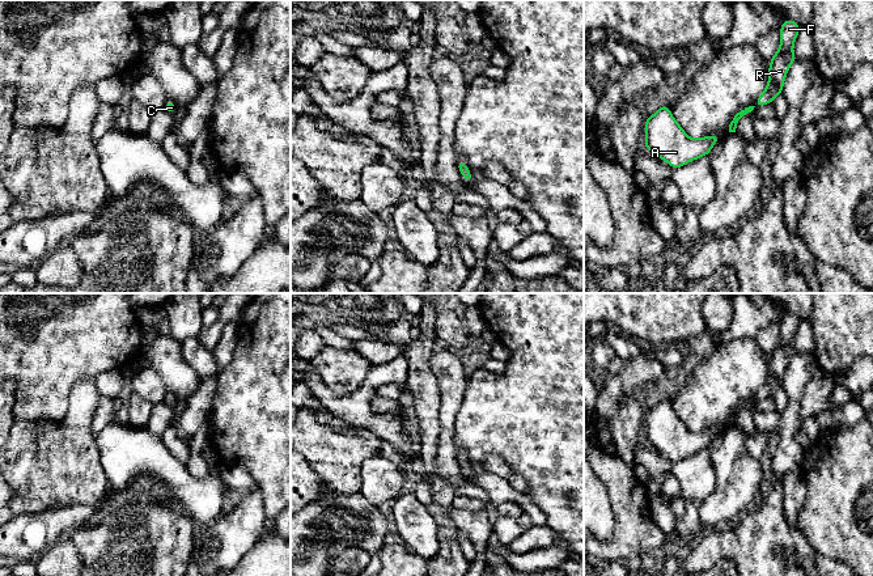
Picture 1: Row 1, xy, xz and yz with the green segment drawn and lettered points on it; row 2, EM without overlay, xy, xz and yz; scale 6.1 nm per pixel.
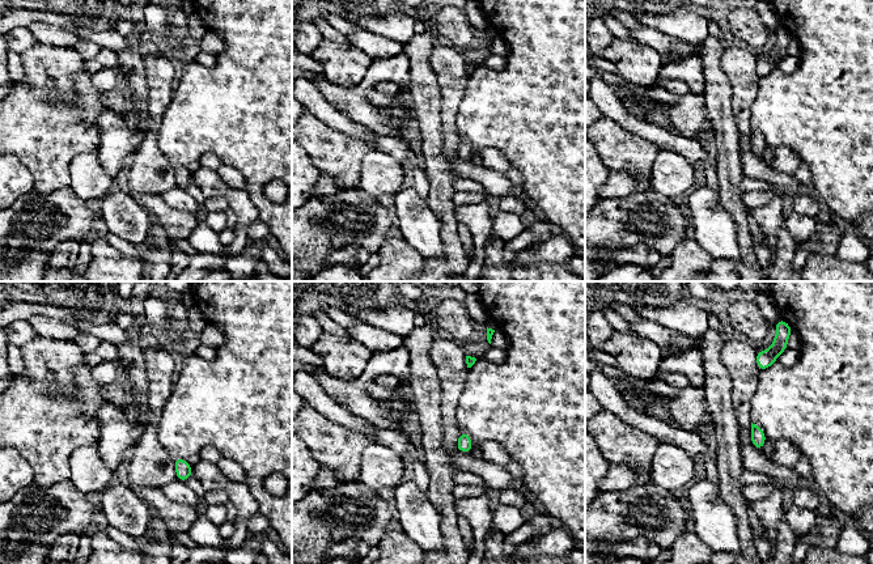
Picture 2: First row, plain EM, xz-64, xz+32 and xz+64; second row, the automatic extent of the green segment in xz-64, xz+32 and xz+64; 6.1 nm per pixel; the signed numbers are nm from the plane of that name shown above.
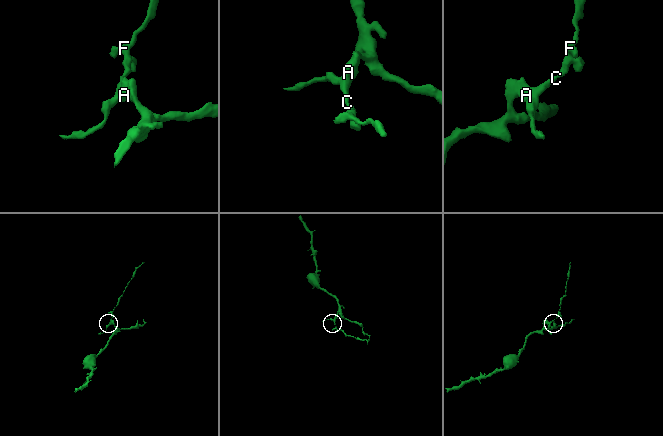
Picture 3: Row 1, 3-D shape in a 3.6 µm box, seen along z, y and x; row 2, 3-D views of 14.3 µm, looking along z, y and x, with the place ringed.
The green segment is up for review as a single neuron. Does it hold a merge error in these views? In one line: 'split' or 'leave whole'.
leave whole

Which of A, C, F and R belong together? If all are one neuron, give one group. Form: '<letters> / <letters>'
A C F R

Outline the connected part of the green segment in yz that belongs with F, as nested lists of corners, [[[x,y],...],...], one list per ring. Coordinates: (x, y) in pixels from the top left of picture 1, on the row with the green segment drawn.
[[[785,20],[780,26],[780,47],[771,58],[768,67],[767,88],[762,92],[754,106],[745,107],[737,111],[729,124],[729,132],[736,132],[737,122],[751,113],[754,107],[772,103],[775,98],[783,93],[785,76],[792,63],[797,62],[793,55],[793,46],[801,26],[792,20]]]

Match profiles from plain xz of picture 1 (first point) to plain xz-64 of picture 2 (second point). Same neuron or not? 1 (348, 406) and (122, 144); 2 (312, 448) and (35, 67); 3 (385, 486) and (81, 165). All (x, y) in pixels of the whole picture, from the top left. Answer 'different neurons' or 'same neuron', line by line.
1: same neuron
2: same neuron
3: same neuron

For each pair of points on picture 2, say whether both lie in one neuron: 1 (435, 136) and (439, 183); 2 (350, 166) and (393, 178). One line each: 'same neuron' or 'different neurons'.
1: same neuron
2: different neurons

